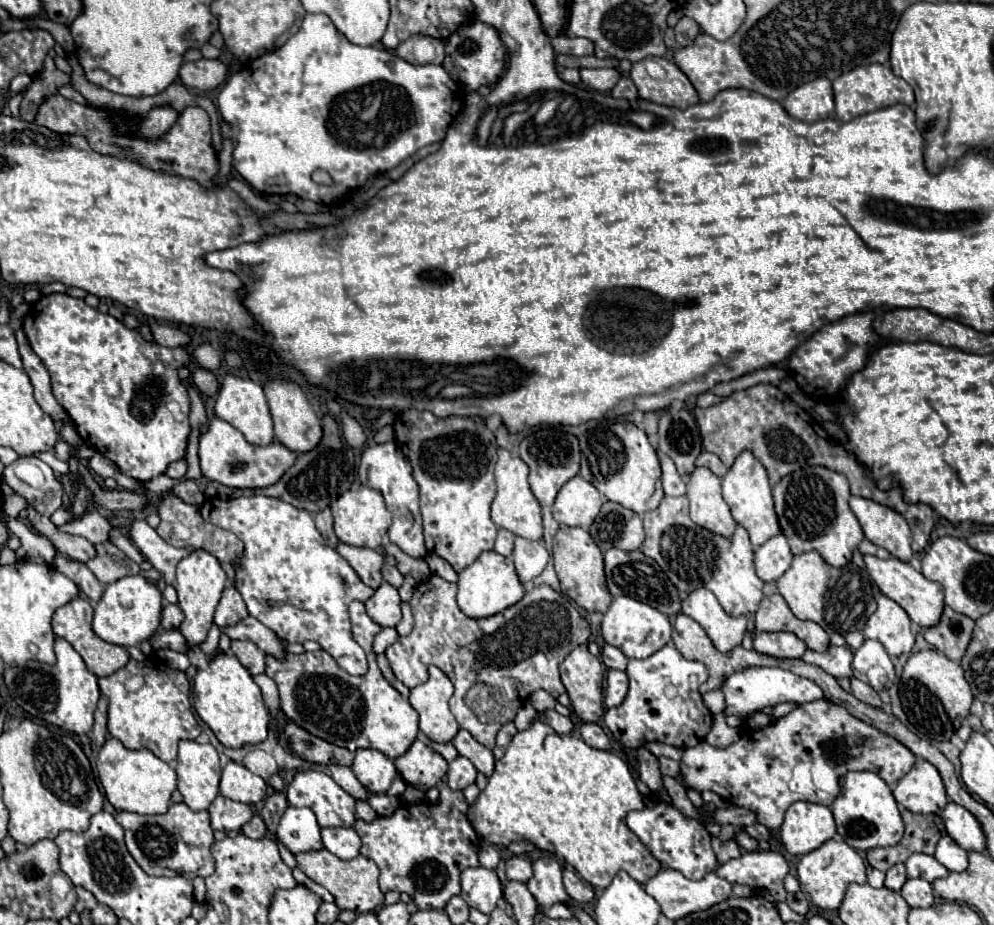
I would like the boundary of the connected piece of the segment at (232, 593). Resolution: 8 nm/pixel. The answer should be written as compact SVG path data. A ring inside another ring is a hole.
M227 587L221 595L221 601L215 611L215 625L223 631L247 617L247 605L241 597L241 593L235 587Z

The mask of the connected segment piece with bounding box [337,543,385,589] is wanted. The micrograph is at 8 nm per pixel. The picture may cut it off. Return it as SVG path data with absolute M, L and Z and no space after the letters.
M339 543L337 553L347 559L347 563L355 569L355 573L361 577L361 581L365 585L369 585L371 589L377 589L381 585L381 581L383 581L381 569L385 565L385 559L379 551Z

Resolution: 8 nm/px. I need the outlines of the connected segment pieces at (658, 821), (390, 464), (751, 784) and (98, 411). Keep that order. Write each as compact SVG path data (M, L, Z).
M657 803L655 807L645 807L641 811L631 811L627 815L629 829L651 849L651 853L661 861L663 869L677 869L687 879L701 879L705 873L717 867L717 857L711 849L711 835L695 819L683 817L673 805Z
M381 443L367 447L365 453L361 455L359 463L359 479L365 487L375 489L383 495L387 509L393 515L393 523L389 527L389 539L401 547L409 557L423 559L427 555L425 541L423 541L423 525L421 525L421 511L419 511L419 485L413 479L411 465L403 451L399 451L397 443Z
M827 699L803 703L789 715L771 725L743 733L741 739L727 749L711 747L707 741L685 749L681 757L681 771L675 777L683 787L695 791L713 791L727 803L739 805L759 813L759 823L771 831L779 831L787 807L803 795L789 789L791 771L797 763L813 763L813 779L817 779L819 803L829 805L839 795L839 779L847 771L873 771L887 785L899 781L915 763L915 755L897 739L877 731L861 719L847 713L845 707Z
M65 293L45 295L35 301L23 319L23 331L49 371L53 395L69 413L81 439L111 459L123 475L145 483L165 473L169 463L185 457L187 437L191 433L189 395L177 377L177 369L189 361L185 349L167 349L149 343L135 329L127 329L115 317Z

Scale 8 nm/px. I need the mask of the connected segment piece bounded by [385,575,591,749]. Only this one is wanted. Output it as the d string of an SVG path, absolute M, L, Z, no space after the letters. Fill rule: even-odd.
M437 575L421 581L413 589L411 597L415 619L413 631L389 645L385 655L395 677L409 689L425 683L429 679L427 667L437 665L455 685L451 711L459 727L467 729L479 743L493 749L501 725L509 723L517 715L517 711L533 691L545 689L555 699L565 691L559 677L559 663L577 645L587 643L591 629L589 623L579 615L575 605L565 595L553 591L549 585L533 587L533 591L525 593L519 603L487 619L471 619L463 615L455 603L455 595L457 585L447 583ZM475 683L493 685L503 691L505 711L501 711L497 721L481 723L477 715L467 709L465 695Z

